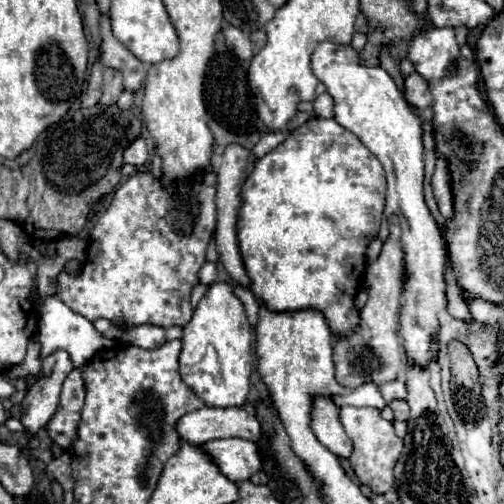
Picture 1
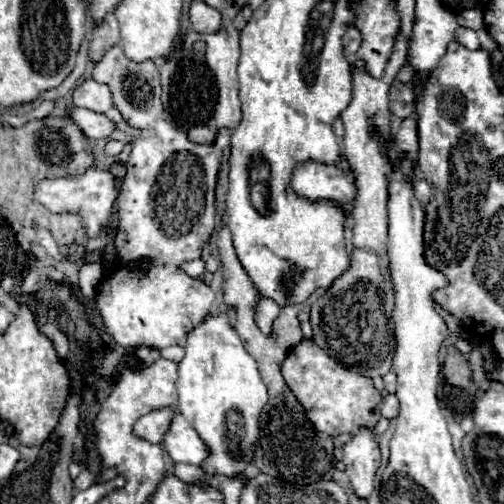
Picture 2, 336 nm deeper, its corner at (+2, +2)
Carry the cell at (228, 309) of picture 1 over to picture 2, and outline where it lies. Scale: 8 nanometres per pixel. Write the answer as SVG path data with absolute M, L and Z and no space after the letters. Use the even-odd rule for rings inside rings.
M225 314L219 316L209 316L205 318L197 328L193 328L187 334L187 346L185 346L185 356L179 362L179 376L177 376L177 408L185 416L185 420L197 430L205 446L209 446L209 458L199 464L199 468L207 474L205 480L199 480L195 484L199 486L211 486L219 490L217 484L213 484L209 478L215 476L227 476L227 478L237 478L245 474L247 464L253 460L255 452L255 442L259 438L259 416L263 406L267 404L267 388L259 376L257 364L253 356L245 350L241 338L229 324Z

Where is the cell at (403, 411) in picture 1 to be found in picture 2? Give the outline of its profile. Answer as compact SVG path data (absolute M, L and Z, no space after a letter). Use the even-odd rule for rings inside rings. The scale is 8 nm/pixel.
M387 394L383 398L383 406L381 406L381 414L385 418L395 418L399 414L399 400L395 394Z

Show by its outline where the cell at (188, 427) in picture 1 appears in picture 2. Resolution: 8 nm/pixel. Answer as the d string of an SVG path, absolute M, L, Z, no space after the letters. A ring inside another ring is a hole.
M159 408L159 410L153 410L145 416L141 416L133 426L133 434L147 442L159 444L163 440L165 432L169 430L169 422L175 412L177 412L175 408Z

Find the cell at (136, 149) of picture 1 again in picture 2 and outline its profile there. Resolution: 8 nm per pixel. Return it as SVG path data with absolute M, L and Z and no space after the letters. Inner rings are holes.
M71 106L67 114L75 122L75 126L89 138L109 138L111 132L115 130L115 124L103 114L97 114L79 106Z

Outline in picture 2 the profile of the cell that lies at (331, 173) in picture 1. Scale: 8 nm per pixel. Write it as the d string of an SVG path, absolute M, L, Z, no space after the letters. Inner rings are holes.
M305 162L297 166L291 184L295 192L305 198L329 198L339 202L347 214L353 210L355 182L351 172L343 172L335 166L323 166L317 162Z

